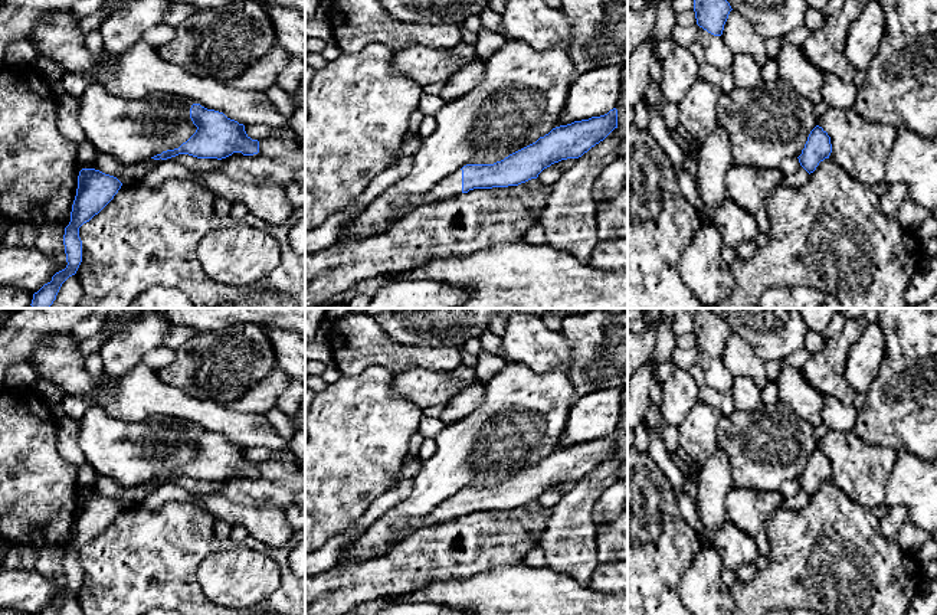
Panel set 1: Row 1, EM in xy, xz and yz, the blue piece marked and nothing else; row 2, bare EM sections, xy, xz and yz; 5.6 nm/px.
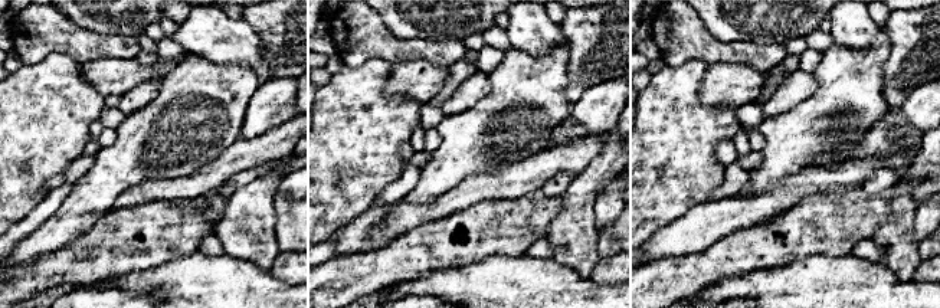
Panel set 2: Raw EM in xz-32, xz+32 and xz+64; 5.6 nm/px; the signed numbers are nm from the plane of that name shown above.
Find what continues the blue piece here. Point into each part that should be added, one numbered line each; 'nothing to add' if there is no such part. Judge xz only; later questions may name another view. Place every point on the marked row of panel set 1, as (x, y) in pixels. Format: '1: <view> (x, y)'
1: xz (451, 186)

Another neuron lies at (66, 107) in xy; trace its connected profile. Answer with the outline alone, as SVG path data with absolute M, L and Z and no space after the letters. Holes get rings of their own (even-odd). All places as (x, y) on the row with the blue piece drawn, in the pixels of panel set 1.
M59 91L56 95L58 128L65 138L75 144L89 141L78 124L78 102L73 96Z

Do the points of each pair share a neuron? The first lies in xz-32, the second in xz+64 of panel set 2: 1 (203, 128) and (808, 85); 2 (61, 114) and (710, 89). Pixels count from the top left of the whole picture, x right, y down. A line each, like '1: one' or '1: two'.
1: two
2: two

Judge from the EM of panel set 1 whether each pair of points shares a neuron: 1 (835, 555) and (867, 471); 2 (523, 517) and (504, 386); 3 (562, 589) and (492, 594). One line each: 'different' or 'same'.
1: different
2: different
3: same

